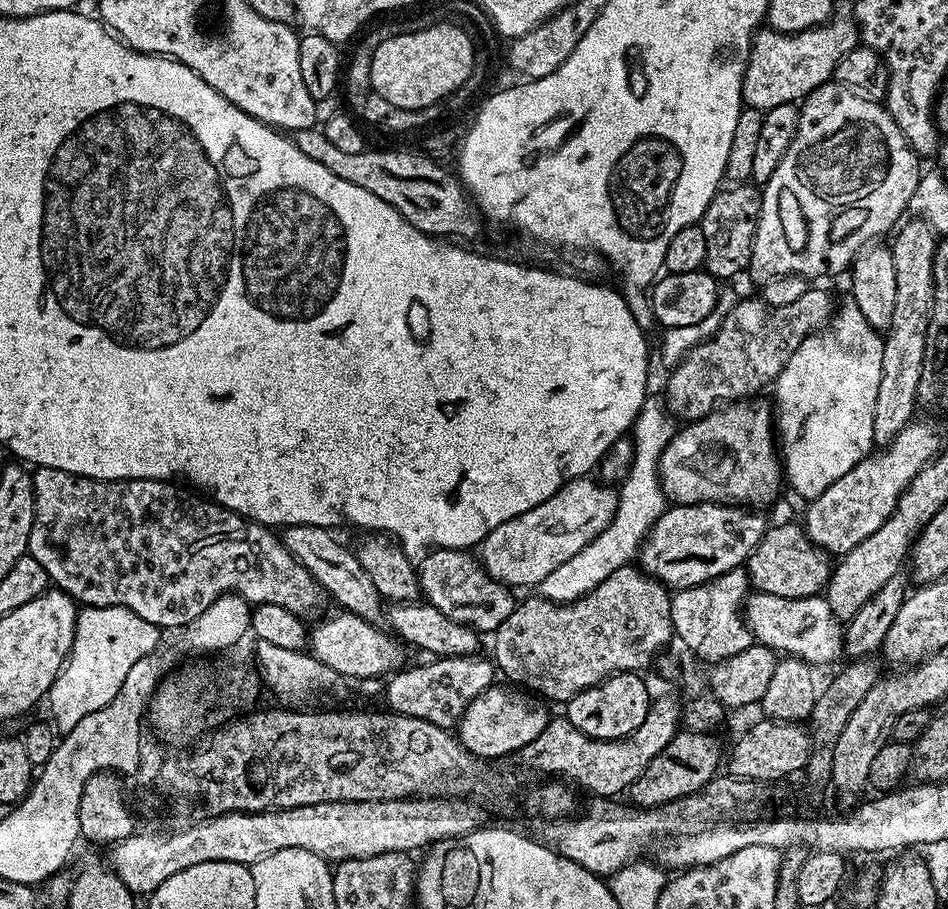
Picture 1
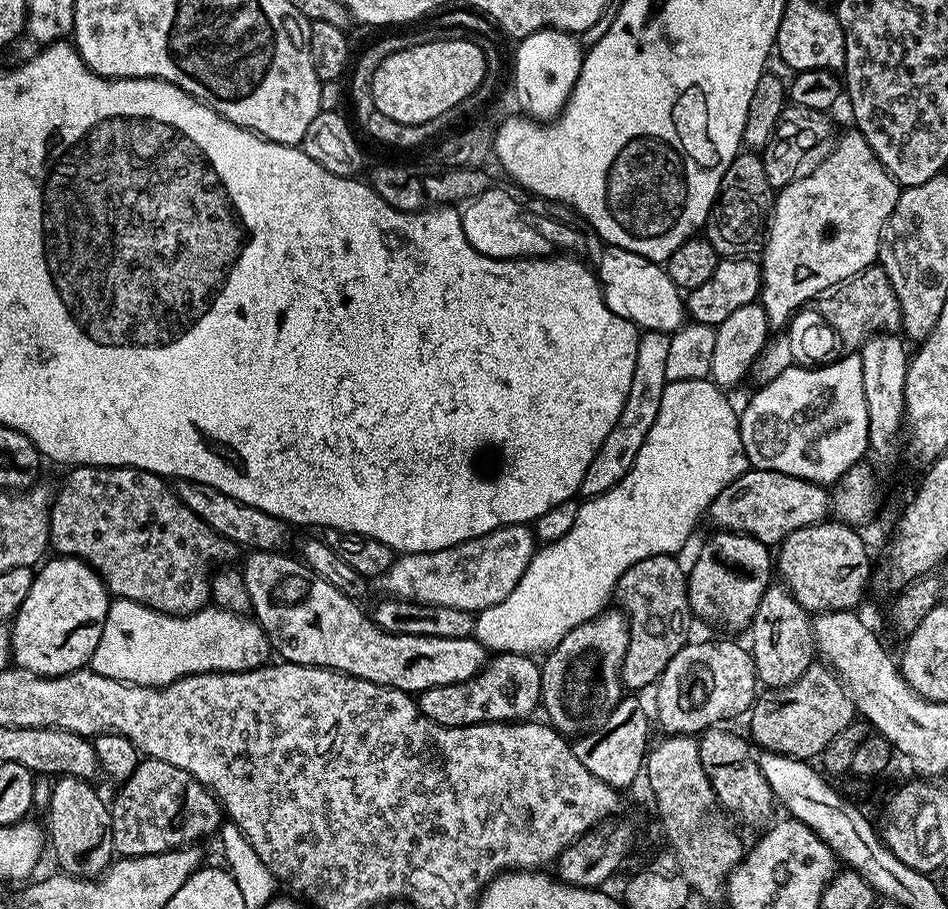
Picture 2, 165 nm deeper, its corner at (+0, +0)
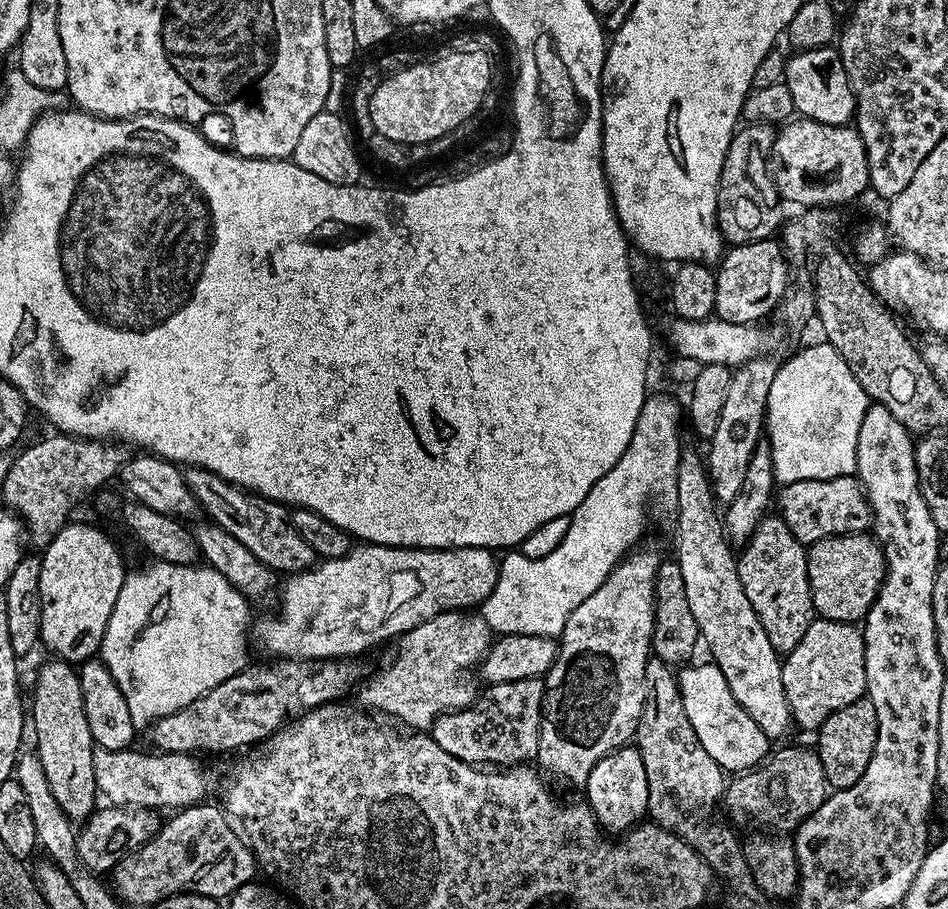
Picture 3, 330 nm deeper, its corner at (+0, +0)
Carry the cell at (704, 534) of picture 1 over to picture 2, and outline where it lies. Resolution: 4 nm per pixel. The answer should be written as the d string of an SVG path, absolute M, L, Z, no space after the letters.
M752 468L730 482L714 498L706 513L717 529L744 532L769 546L778 546L802 526L823 524L830 516L830 492L825 485L790 474Z

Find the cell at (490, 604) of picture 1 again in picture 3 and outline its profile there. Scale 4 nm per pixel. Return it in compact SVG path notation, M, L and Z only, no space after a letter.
M356 658L339 660L273 659L272 664L252 664L240 669L214 690L194 698L190 706L166 714L150 726L151 747L157 752L230 752L246 744L257 745L277 729L322 704L336 702L352 684L359 685L360 663Z

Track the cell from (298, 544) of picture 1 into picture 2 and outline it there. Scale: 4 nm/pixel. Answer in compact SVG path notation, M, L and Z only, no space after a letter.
M182 480L175 485L175 494L206 526L210 526L219 536L225 536L244 550L257 552L279 552L287 549L289 525L276 516L266 514L254 506L240 504L234 498L222 494L222 490L214 490L214 486L199 484L193 480Z

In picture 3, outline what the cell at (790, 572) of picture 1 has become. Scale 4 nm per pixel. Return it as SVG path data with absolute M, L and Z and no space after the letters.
M850 532L846 536L831 536L820 540L807 549L808 581L812 595L812 607L823 619L863 621L870 606L875 602L878 590L884 581L884 552L871 535L862 532Z

